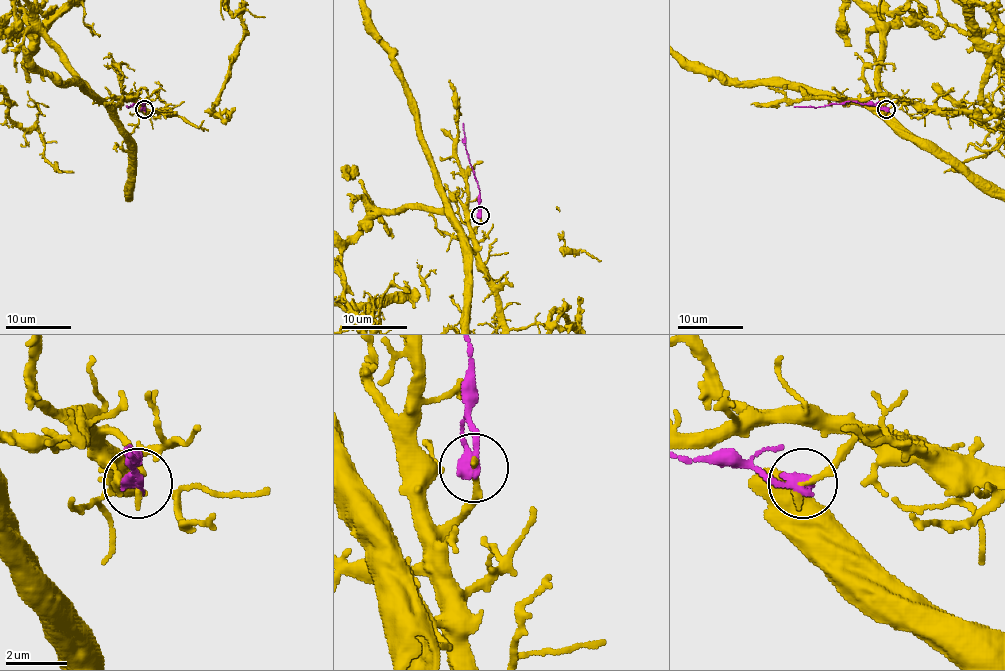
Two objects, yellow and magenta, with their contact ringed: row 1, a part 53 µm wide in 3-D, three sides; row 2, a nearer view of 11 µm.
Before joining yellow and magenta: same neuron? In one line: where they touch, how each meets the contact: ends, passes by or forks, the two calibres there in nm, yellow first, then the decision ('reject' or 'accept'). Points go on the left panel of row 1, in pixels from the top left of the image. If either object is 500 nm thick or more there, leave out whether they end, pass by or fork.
(144, 109) | yellow ends | magenta ends | 240/440 nm | reject

